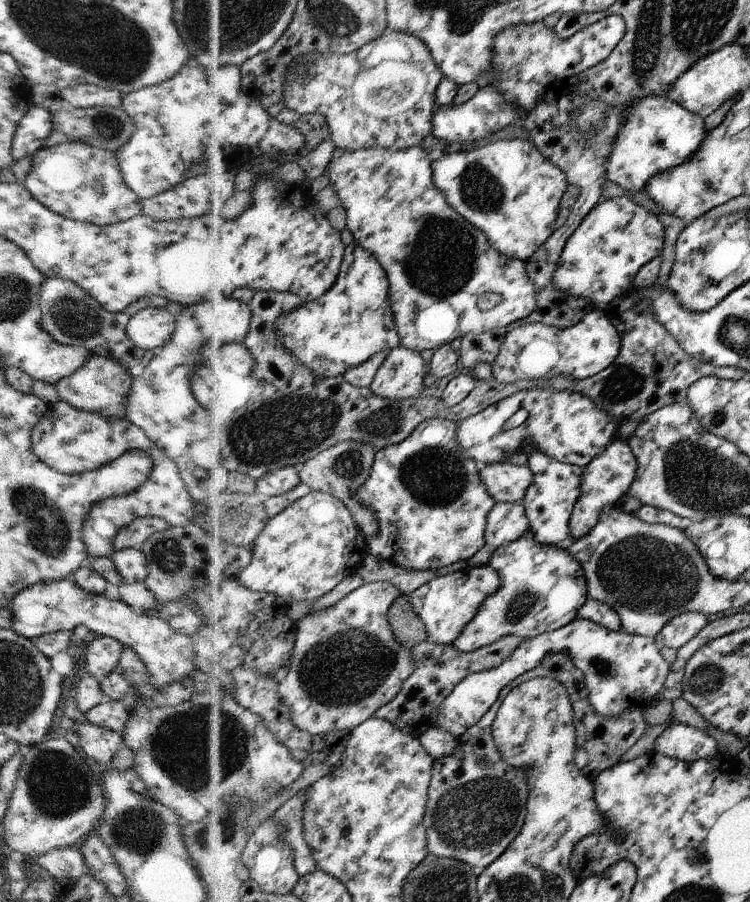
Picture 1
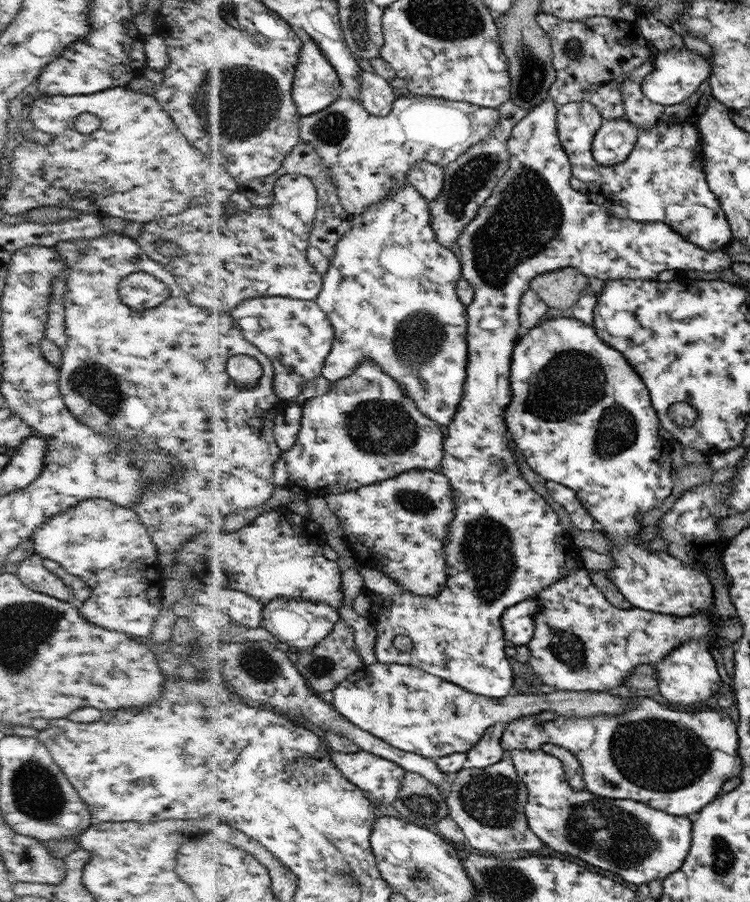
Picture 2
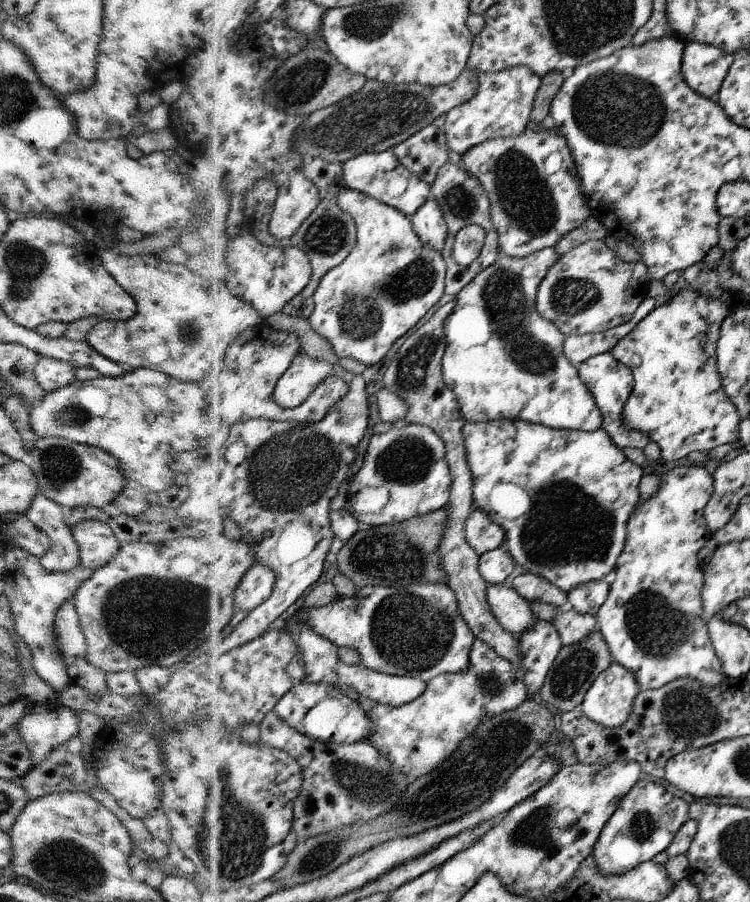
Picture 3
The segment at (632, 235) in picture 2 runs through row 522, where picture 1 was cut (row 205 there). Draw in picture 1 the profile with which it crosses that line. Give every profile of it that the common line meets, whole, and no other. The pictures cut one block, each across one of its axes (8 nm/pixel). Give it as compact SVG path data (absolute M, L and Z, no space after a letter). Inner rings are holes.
M524 139L498 140L473 150L459 148L446 151L433 164L436 186L447 196L451 205L468 222L487 234L491 245L510 258L528 260L550 238L560 210L560 198L566 192L566 172L546 158L532 142Z

